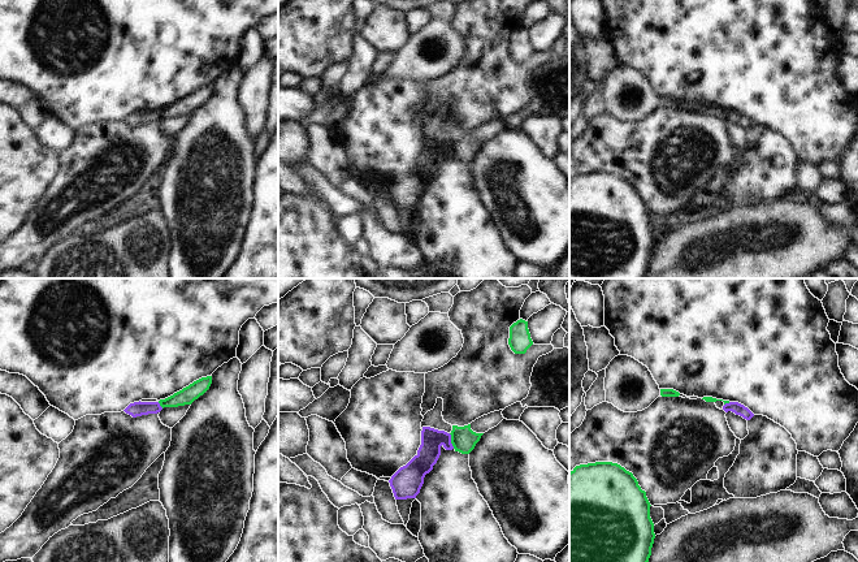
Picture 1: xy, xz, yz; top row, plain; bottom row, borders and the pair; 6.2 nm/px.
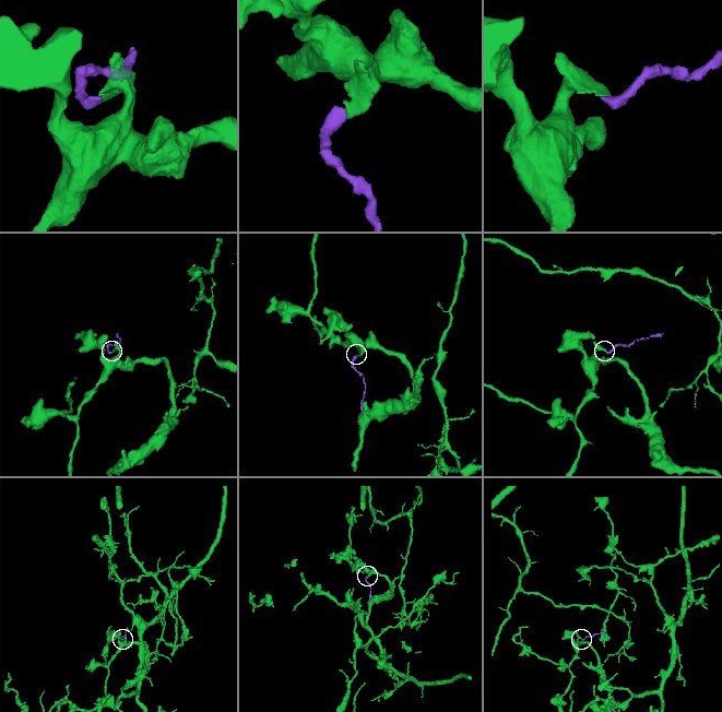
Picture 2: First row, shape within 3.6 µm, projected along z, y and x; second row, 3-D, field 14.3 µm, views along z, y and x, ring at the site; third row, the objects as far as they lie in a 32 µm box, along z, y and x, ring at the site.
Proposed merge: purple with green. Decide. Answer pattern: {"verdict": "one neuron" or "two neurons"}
{"verdict": "one neuron"}

